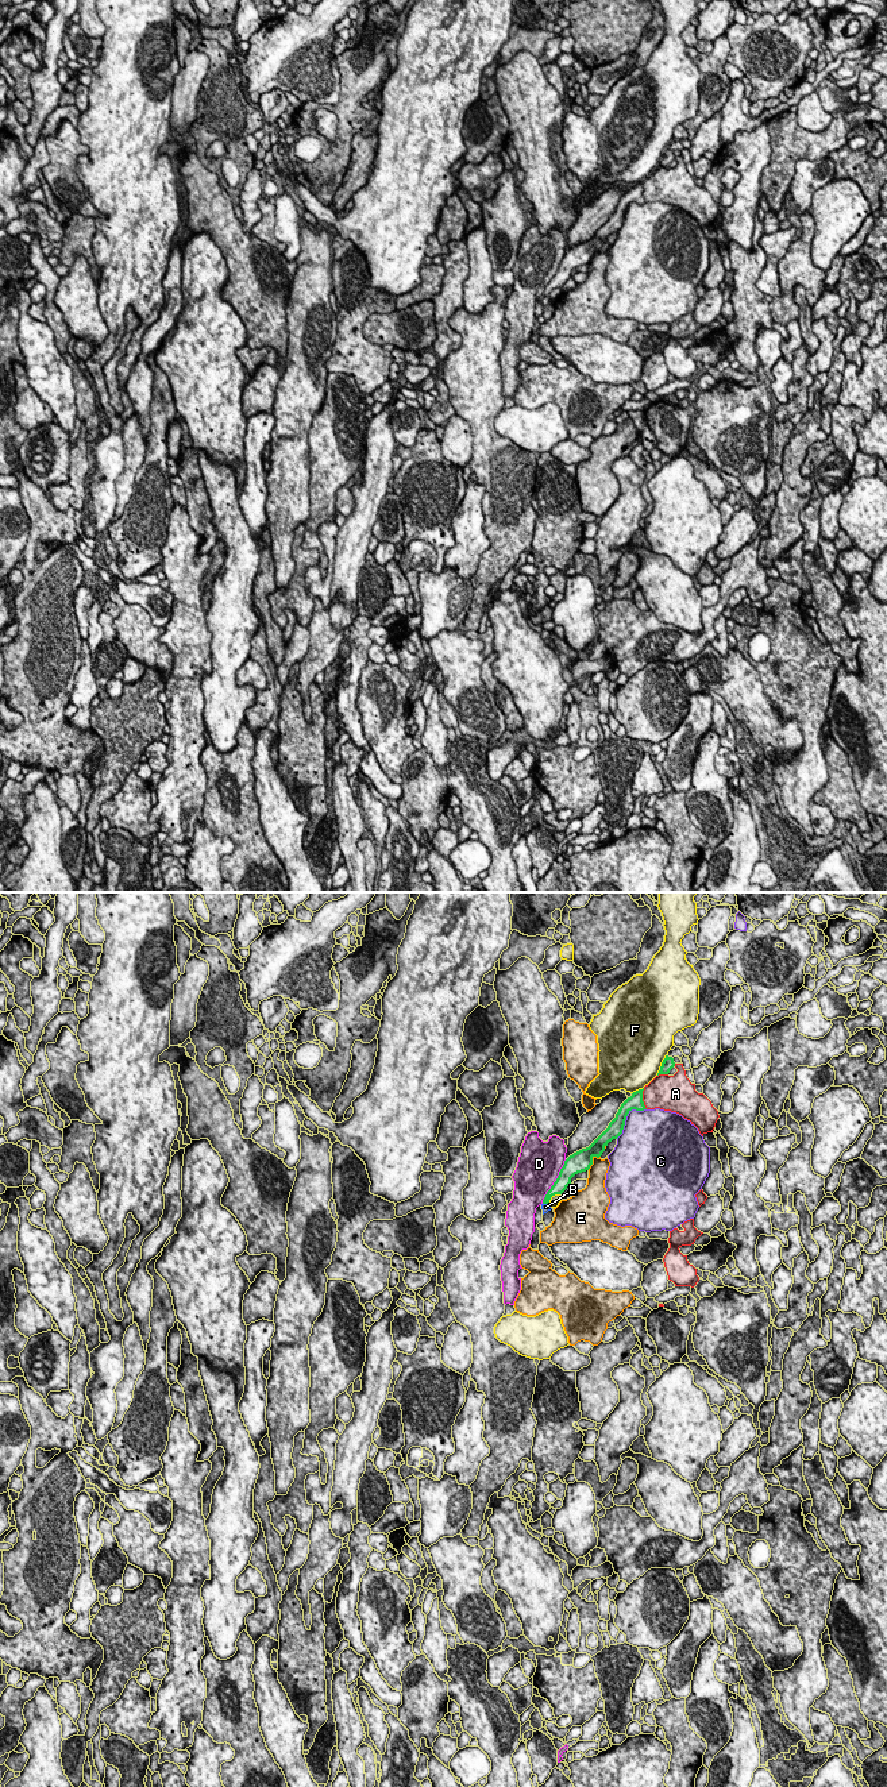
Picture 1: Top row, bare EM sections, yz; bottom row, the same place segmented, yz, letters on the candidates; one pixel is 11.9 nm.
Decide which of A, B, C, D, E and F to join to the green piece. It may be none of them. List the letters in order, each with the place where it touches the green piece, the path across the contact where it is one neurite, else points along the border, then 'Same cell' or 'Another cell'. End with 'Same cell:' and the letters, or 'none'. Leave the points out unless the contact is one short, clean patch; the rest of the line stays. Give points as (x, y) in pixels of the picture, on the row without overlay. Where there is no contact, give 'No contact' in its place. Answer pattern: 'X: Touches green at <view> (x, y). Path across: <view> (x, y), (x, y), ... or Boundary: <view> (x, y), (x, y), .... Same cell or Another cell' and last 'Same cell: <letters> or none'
A: Touches green at yz (641, 192). Another cell
B: Touches green at yz (546, 296). Path across: yz (559, 280), (546, 296), (546, 300). Same cell
C: Touches green at yz (625, 211). Another cell
D: Touches green at yz (555, 274). Another cell
E: Touches green at yz (592, 254). Another cell
F: Touches green at yz (662, 158). Another cell
Same cell: B

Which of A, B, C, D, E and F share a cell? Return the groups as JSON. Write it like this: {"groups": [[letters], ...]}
{"groups": [["A"], ["B"], ["C"], ["D"], ["E"], ["F"]]}

